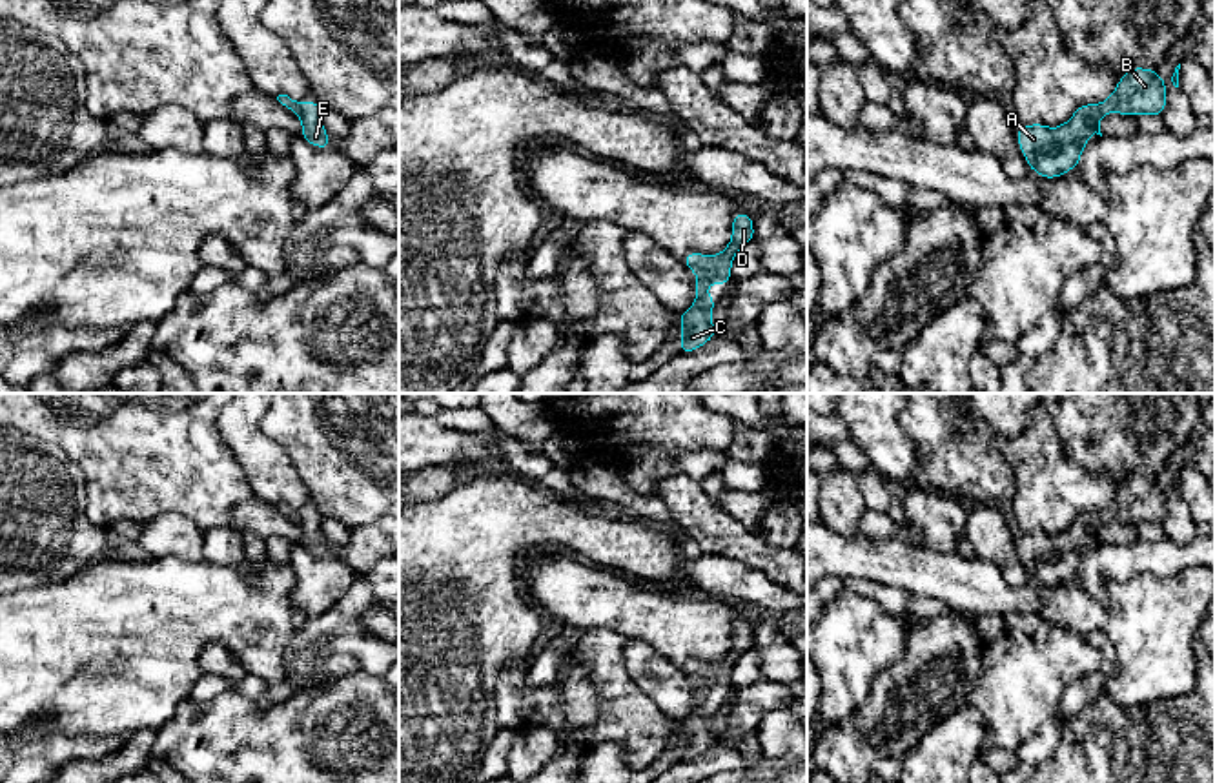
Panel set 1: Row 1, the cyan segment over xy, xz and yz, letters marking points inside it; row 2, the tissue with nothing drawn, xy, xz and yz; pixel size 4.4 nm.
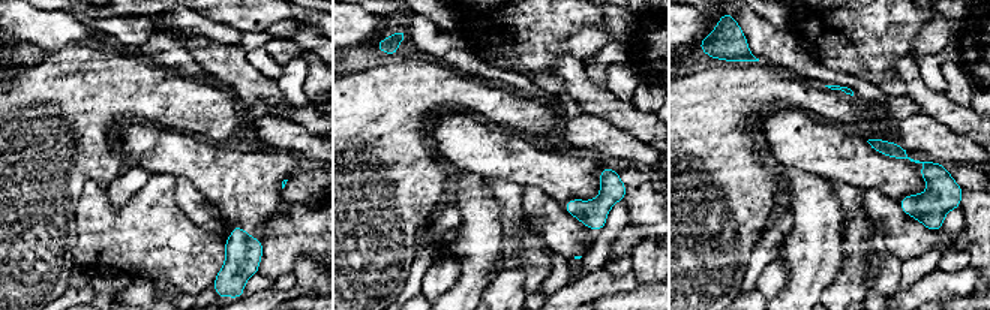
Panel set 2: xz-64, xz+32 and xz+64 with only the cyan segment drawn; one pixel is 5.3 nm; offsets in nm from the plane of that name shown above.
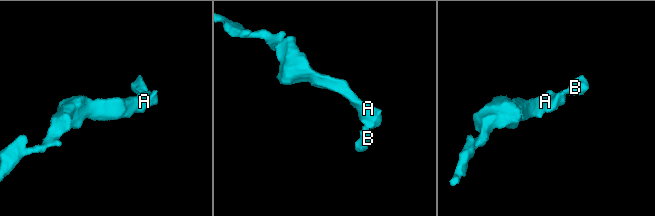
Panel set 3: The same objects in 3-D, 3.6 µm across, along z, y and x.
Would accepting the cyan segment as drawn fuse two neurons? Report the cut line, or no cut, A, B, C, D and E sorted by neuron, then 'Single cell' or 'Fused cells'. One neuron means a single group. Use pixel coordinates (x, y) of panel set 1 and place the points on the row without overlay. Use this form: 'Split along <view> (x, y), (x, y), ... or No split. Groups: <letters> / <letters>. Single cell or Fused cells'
No split. Groups: A B C D E. Single cell

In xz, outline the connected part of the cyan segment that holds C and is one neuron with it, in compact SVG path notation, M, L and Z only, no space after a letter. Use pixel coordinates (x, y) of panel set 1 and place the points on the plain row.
M736 621L729 654L718 663L687 661L683 672L698 685L694 712L678 723L681 730L681 761L690 761L718 743L712 734L714 707L707 701L710 690L721 694L730 690L730 674L736 661L754 646L752 625Z

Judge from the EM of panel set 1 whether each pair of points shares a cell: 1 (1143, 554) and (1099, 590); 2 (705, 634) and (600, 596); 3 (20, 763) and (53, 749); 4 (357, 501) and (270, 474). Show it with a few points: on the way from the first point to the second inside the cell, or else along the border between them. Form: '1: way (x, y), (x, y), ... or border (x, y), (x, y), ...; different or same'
1: way (1128, 561), (1113, 563), (1101, 576); same
2: way (680, 630), (663, 620), (638, 614), (625, 607); same
3: way (28, 756), (46, 751); same
4: border (283, 447), (310, 498); different

